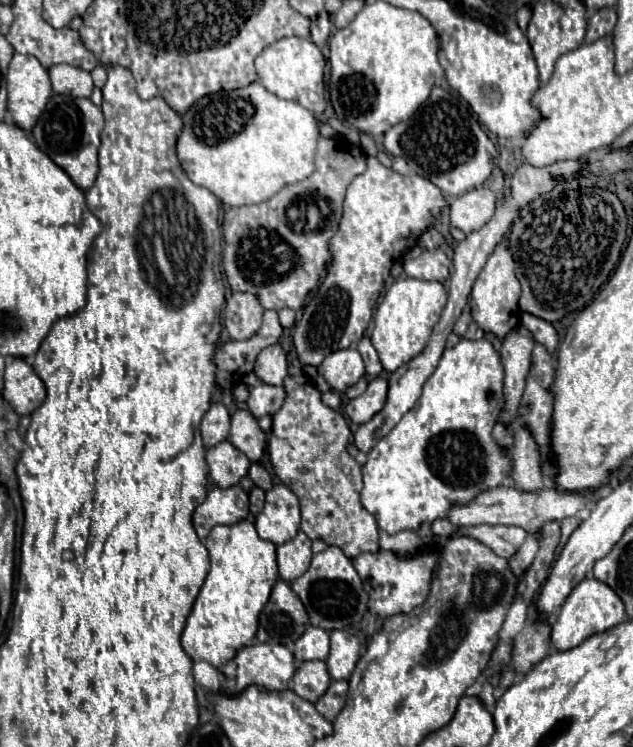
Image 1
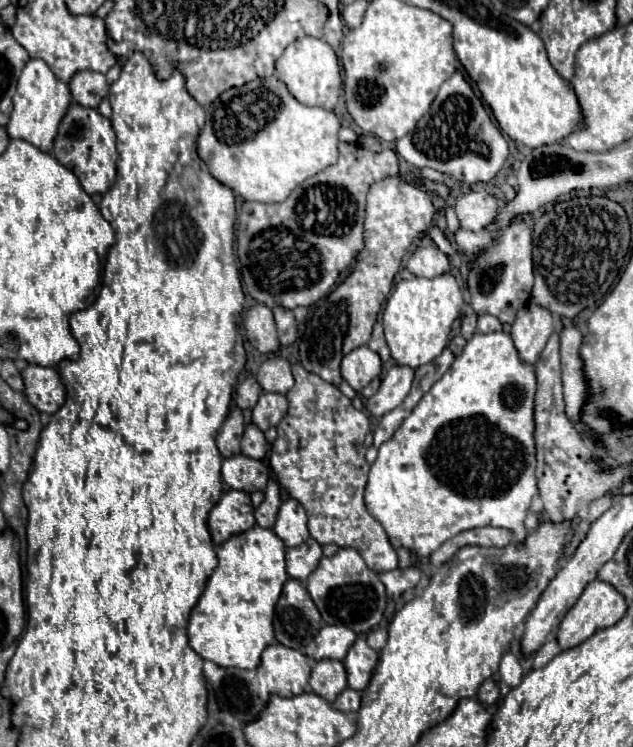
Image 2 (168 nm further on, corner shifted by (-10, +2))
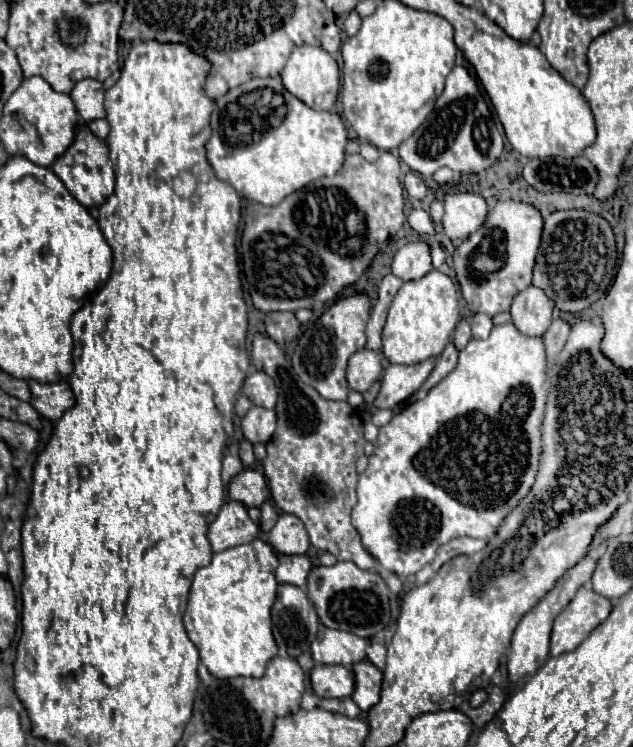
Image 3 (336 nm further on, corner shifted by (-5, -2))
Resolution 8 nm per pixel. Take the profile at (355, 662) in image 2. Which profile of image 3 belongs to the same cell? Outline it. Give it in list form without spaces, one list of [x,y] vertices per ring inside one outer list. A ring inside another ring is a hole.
[[[367,660],[353,664],[353,672],[355,672],[355,692],[351,698],[363,712],[369,712],[369,708],[373,708],[381,698],[383,674]]]

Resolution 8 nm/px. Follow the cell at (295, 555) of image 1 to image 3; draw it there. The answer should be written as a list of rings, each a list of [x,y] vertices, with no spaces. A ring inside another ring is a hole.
[[[279,556],[279,566],[275,570],[275,578],[279,584],[293,584],[305,588],[307,576],[311,570],[311,562],[307,556]]]

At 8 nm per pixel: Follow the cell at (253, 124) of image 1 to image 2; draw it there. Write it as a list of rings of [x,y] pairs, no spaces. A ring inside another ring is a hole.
[[[270,76],[240,88],[230,88],[206,108],[206,124],[198,136],[198,156],[206,162],[210,174],[218,182],[226,184],[240,198],[274,204],[284,202],[298,184],[336,162],[338,128],[340,120],[334,112],[300,104],[276,76]]]

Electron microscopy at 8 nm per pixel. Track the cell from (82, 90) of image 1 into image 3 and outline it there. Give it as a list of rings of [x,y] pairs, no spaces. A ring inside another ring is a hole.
[[[81,80],[75,84],[71,98],[77,106],[79,116],[85,122],[97,120],[97,118],[105,118],[105,106],[103,106],[103,98],[105,98],[105,88],[99,80]]]

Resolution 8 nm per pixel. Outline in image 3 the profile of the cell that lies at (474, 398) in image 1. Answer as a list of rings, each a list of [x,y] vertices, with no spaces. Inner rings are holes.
[[[513,322],[493,326],[491,336],[485,340],[471,340],[465,350],[459,352],[457,368],[443,378],[437,386],[429,390],[429,394],[423,400],[413,402],[403,412],[395,414],[389,424],[379,428],[379,438],[375,442],[375,452],[369,456],[367,470],[359,476],[357,484],[357,506],[351,512],[351,522],[355,530],[361,536],[363,546],[369,550],[369,554],[389,572],[395,572],[397,576],[413,576],[417,574],[425,564],[429,564],[437,552],[439,546],[447,544],[453,538],[469,536],[469,538],[481,538],[489,540],[495,536],[499,524],[503,518],[519,504],[519,500],[531,490],[539,462],[541,462],[541,422],[545,414],[545,402],[549,392],[549,376],[547,376],[547,356],[545,356],[545,344],[543,338],[537,336],[525,336],[517,332]]]

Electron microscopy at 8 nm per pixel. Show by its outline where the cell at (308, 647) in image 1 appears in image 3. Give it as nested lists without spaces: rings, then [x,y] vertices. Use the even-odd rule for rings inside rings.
[[[319,628],[311,644],[311,654],[316,664],[351,666],[367,660],[367,640],[351,632]]]

